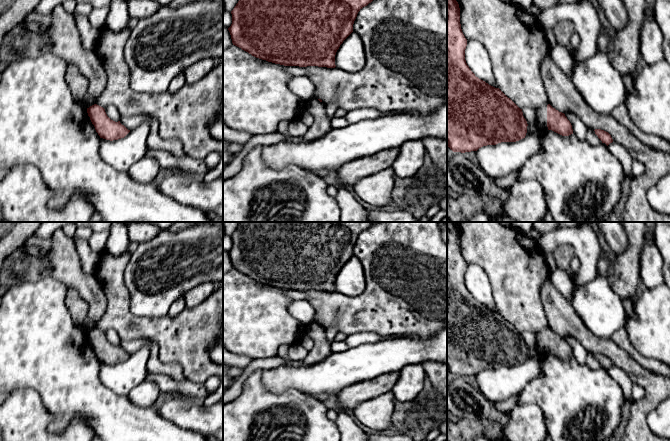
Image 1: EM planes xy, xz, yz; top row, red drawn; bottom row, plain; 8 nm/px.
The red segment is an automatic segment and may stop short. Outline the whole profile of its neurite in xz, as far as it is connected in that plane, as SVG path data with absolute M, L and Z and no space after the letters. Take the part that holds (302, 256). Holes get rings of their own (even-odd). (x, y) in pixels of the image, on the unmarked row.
M240 222L234 233L231 235L232 248L228 254L233 269L241 272L256 282L284 290L318 290L335 292L335 279L337 274L343 265L353 256L353 248L358 236L372 225L373 222Z

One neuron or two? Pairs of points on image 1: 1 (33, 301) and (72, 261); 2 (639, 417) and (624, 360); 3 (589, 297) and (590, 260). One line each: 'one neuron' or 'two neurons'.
1: two neurons
2: one neuron
3: two neurons

